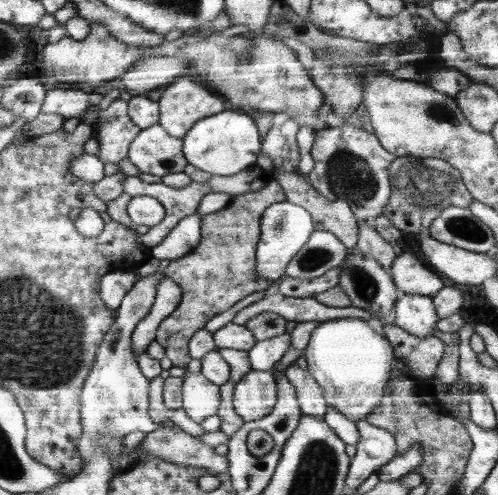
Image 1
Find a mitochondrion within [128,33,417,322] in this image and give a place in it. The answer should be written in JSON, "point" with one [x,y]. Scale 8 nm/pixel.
{"point":[346,173]}

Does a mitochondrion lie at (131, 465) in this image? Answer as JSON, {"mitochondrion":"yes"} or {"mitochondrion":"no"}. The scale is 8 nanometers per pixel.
{"mitochondrion":"no"}

